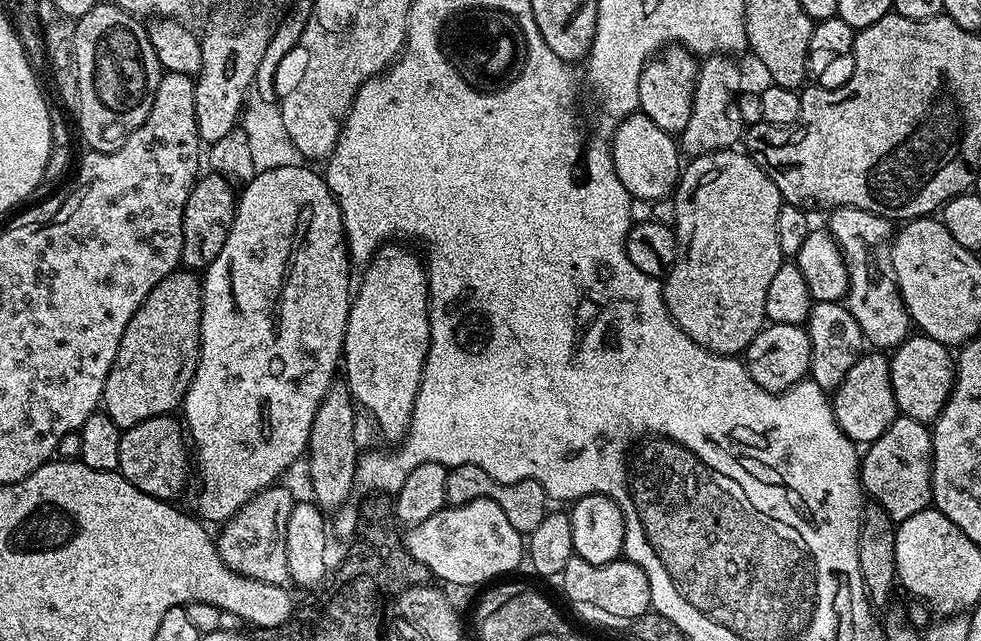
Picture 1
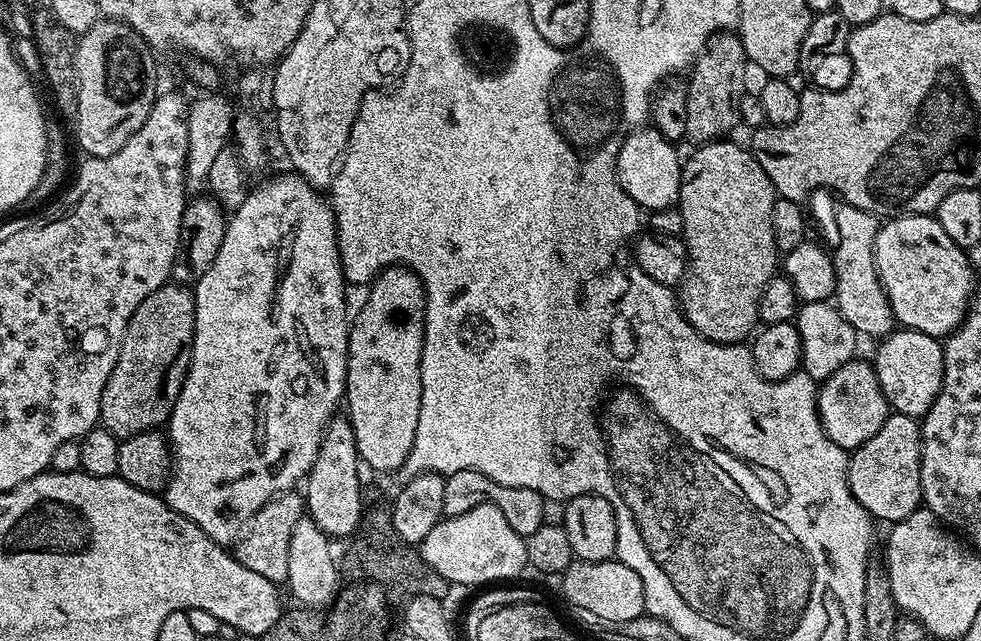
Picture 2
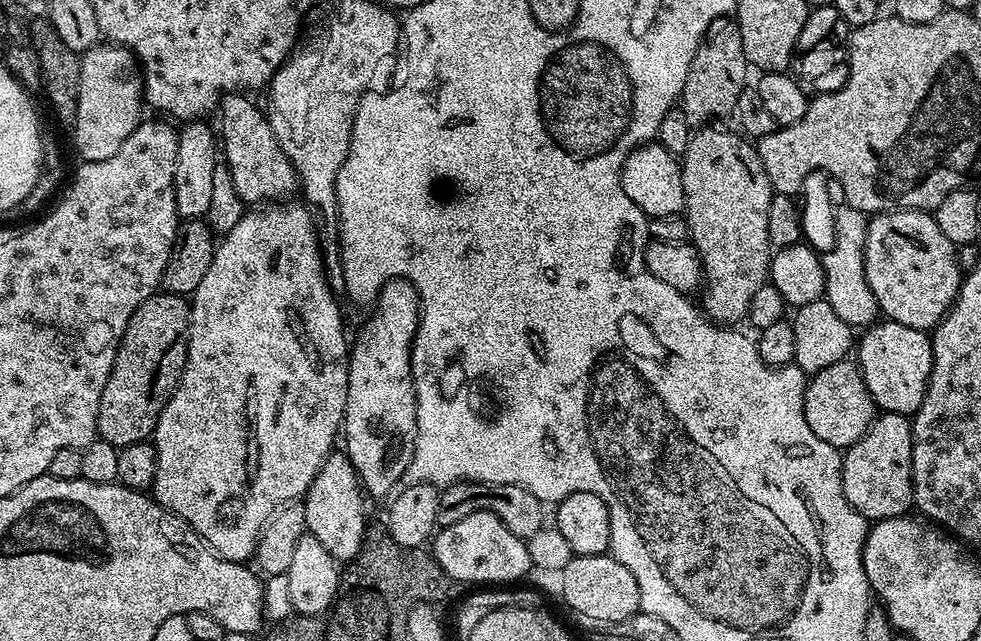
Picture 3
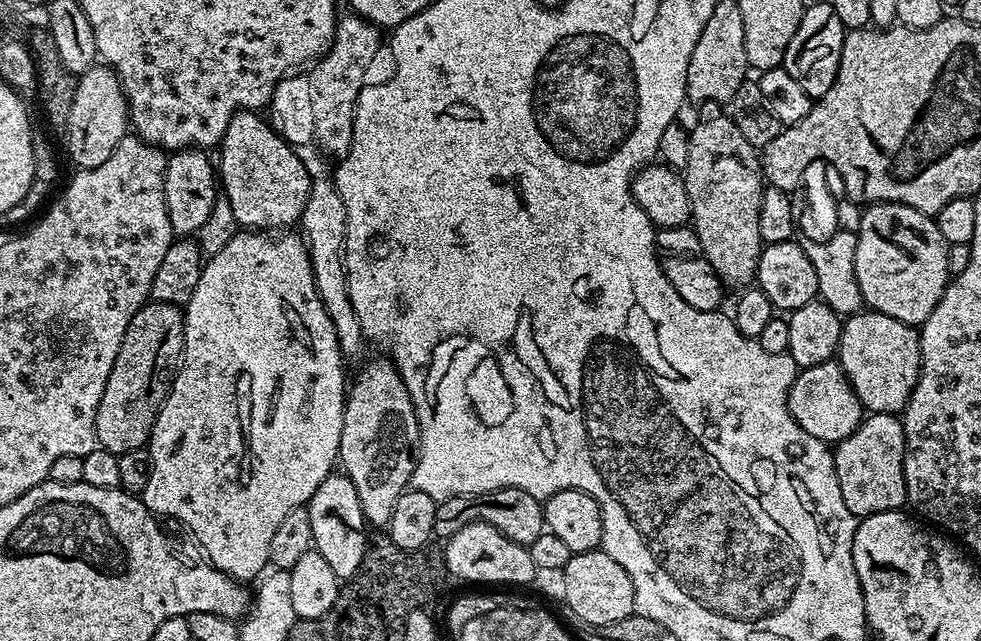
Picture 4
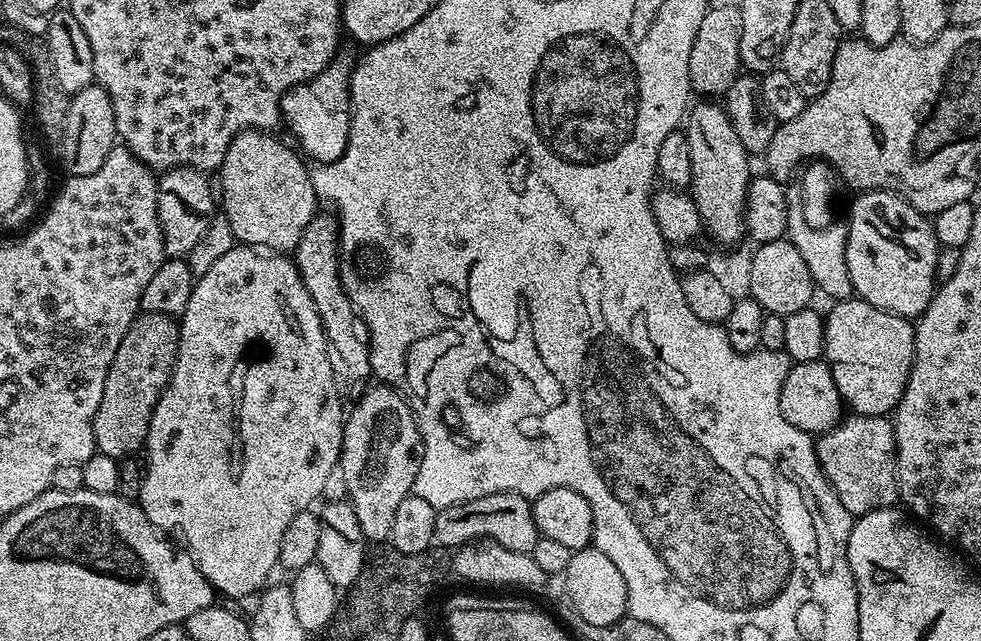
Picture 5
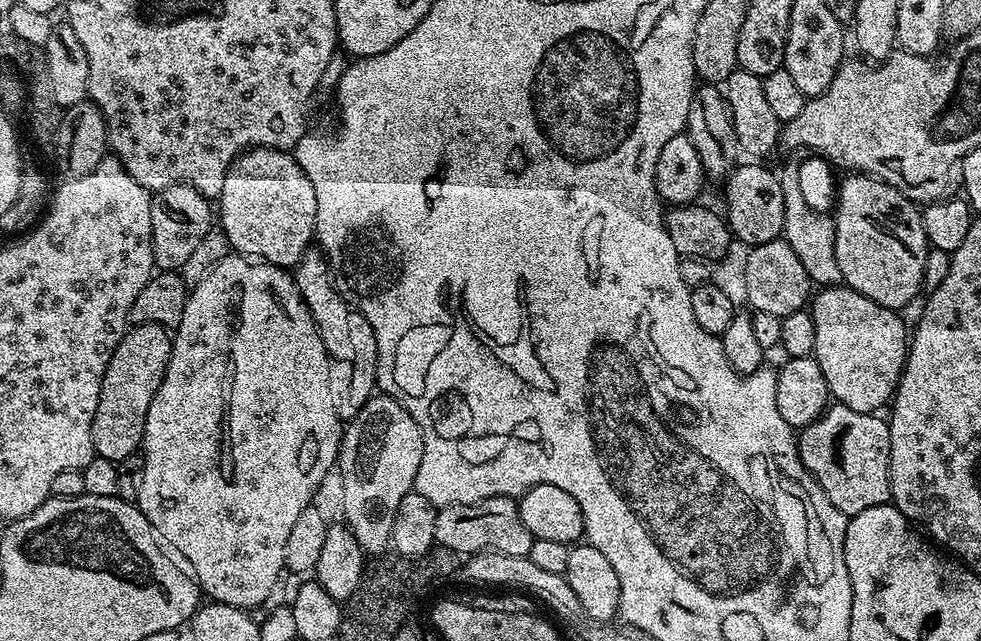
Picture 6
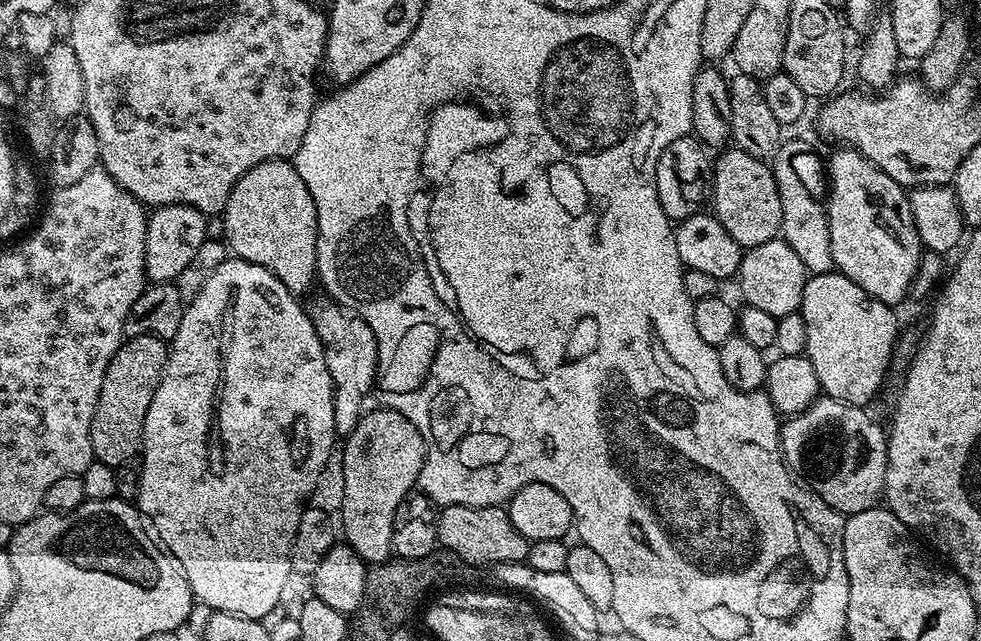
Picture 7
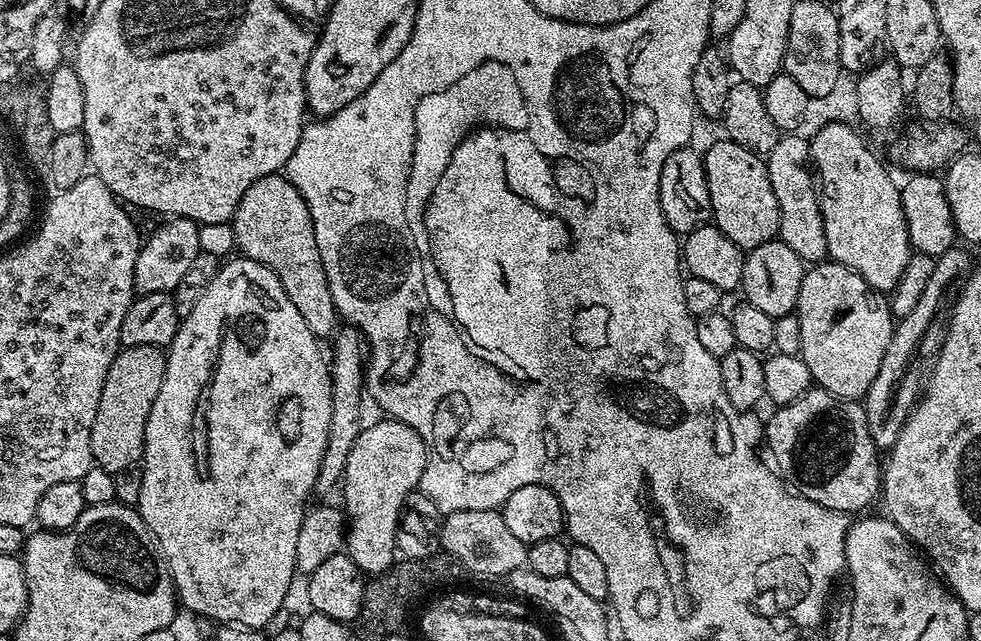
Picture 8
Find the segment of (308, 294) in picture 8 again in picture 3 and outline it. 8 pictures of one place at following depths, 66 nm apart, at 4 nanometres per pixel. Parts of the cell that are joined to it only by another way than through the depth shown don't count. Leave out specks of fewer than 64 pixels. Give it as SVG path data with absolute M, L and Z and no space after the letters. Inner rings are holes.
M228 92L221 96L218 105L218 116L222 118L222 130L220 129L220 142L222 145L222 156L226 158L225 165L231 178L234 180L235 189L243 198L246 204L258 202L264 204L285 199L292 190L293 192L299 185L299 180L296 176L296 171L293 164L290 162L282 150L281 144L274 136L273 127L270 126L267 118L267 113L260 109L250 100L252 99L245 93Z

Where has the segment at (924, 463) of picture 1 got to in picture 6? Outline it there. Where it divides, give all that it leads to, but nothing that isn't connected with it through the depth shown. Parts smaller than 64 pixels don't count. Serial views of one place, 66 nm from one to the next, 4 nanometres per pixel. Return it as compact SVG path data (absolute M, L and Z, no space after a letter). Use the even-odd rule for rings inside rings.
M833 403L818 420L799 429L798 447L804 469L822 486L826 498L851 518L870 506L882 506L892 498L890 486L890 430L883 415L850 410Z

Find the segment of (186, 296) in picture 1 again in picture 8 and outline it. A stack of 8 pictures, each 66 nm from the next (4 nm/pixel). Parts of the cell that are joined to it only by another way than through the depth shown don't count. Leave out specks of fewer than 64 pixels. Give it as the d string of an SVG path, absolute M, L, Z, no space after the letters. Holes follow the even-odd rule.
M130 346L121 347L116 353L114 362L110 362L106 382L102 382L102 398L98 398L98 410L94 414L94 426L90 430L90 450L95 467L115 474L135 469L143 461L146 422L154 406L154 398L158 398L158 390L162 390L165 374L166 352L163 348Z

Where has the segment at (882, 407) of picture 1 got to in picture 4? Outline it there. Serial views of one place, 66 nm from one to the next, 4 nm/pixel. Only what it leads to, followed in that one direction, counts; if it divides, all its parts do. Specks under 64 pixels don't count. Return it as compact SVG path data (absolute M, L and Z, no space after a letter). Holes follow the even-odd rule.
M835 359L797 371L788 391L788 409L806 434L814 434L814 438L829 446L839 444L852 434L866 415L858 394L854 394L842 366Z

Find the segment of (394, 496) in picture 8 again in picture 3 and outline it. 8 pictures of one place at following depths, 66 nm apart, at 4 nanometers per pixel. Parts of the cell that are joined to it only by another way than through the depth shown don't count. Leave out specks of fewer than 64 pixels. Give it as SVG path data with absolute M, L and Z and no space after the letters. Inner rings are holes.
M397 278L382 286L372 310L372 317L361 326L356 340L354 336L348 357L348 393L342 425L342 448L360 476L363 491L369 497L387 497L403 481L416 449L417 387L412 381L412 343L420 325L420 295L408 279Z

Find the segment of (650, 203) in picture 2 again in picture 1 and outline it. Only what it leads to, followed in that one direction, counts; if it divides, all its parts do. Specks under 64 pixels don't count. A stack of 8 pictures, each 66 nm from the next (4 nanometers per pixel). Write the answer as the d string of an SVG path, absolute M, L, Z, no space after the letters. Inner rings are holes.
M637 110L623 120L612 139L614 170L637 201L651 202L672 196L680 182L682 153L673 133L662 130L650 117Z

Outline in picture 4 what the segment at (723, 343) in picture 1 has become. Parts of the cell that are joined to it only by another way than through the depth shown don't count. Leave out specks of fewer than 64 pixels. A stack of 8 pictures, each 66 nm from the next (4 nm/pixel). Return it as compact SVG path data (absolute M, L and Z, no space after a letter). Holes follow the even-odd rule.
M724 114L702 121L696 129L693 127L688 133L688 141L690 155L682 170L682 175L686 194L690 198L692 211L690 224L698 234L698 242L702 242L703 257L710 262L710 266L714 266L714 270L720 275L725 285L751 285L755 281L756 267L760 261L762 241L758 232L758 210L762 206L762 194L766 187L758 150L750 146L746 138L742 138L738 126L734 126L732 119Z

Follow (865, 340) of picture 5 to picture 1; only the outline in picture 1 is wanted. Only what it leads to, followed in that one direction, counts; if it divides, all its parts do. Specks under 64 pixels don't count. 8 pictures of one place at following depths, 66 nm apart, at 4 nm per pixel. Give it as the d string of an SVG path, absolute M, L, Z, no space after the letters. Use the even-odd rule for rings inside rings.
M912 334L891 353L888 361L890 382L897 409L903 415L927 425L936 421L956 381L954 356L948 352L951 352L949 345L923 334Z

